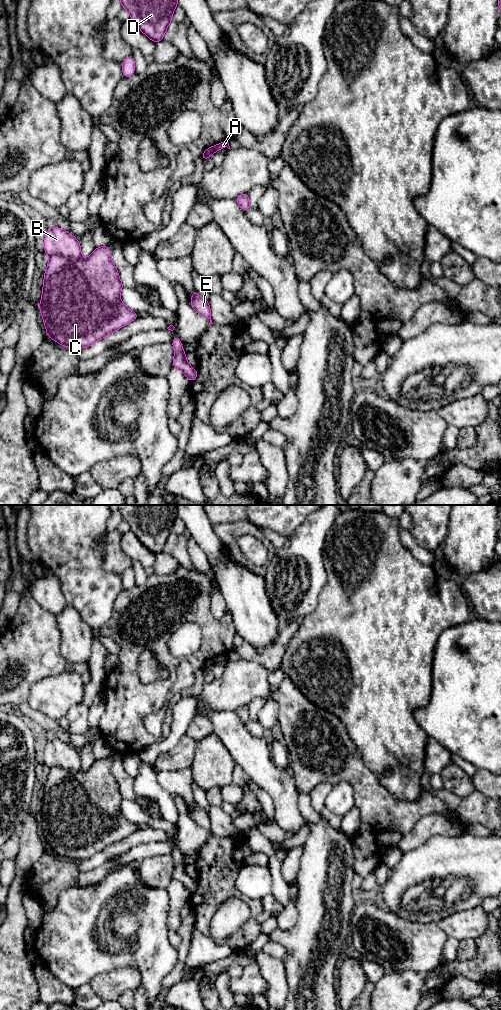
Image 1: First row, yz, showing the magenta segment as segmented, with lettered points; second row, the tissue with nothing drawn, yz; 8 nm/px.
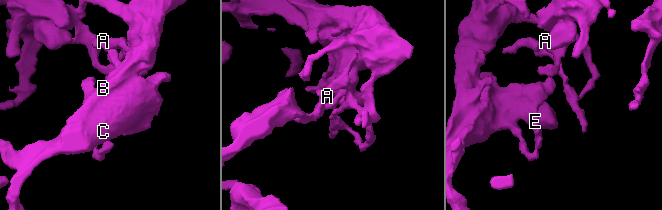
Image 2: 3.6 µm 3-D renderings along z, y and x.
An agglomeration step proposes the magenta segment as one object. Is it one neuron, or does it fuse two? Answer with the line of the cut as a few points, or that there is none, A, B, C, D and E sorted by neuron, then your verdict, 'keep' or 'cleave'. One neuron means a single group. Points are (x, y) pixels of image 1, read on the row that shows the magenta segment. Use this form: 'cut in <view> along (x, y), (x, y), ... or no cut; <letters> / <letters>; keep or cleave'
cut in yz along (50, 256), (62, 255), (69, 259), (80, 257); A C D E / B; cleave

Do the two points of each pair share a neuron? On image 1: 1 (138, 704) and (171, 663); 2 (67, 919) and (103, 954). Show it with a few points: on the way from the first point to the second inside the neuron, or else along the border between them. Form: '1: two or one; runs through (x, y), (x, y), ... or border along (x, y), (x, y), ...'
1: one; runs through (150, 697), (171, 678), (171, 675)
2: one; runs through (76, 928), (94, 945)

